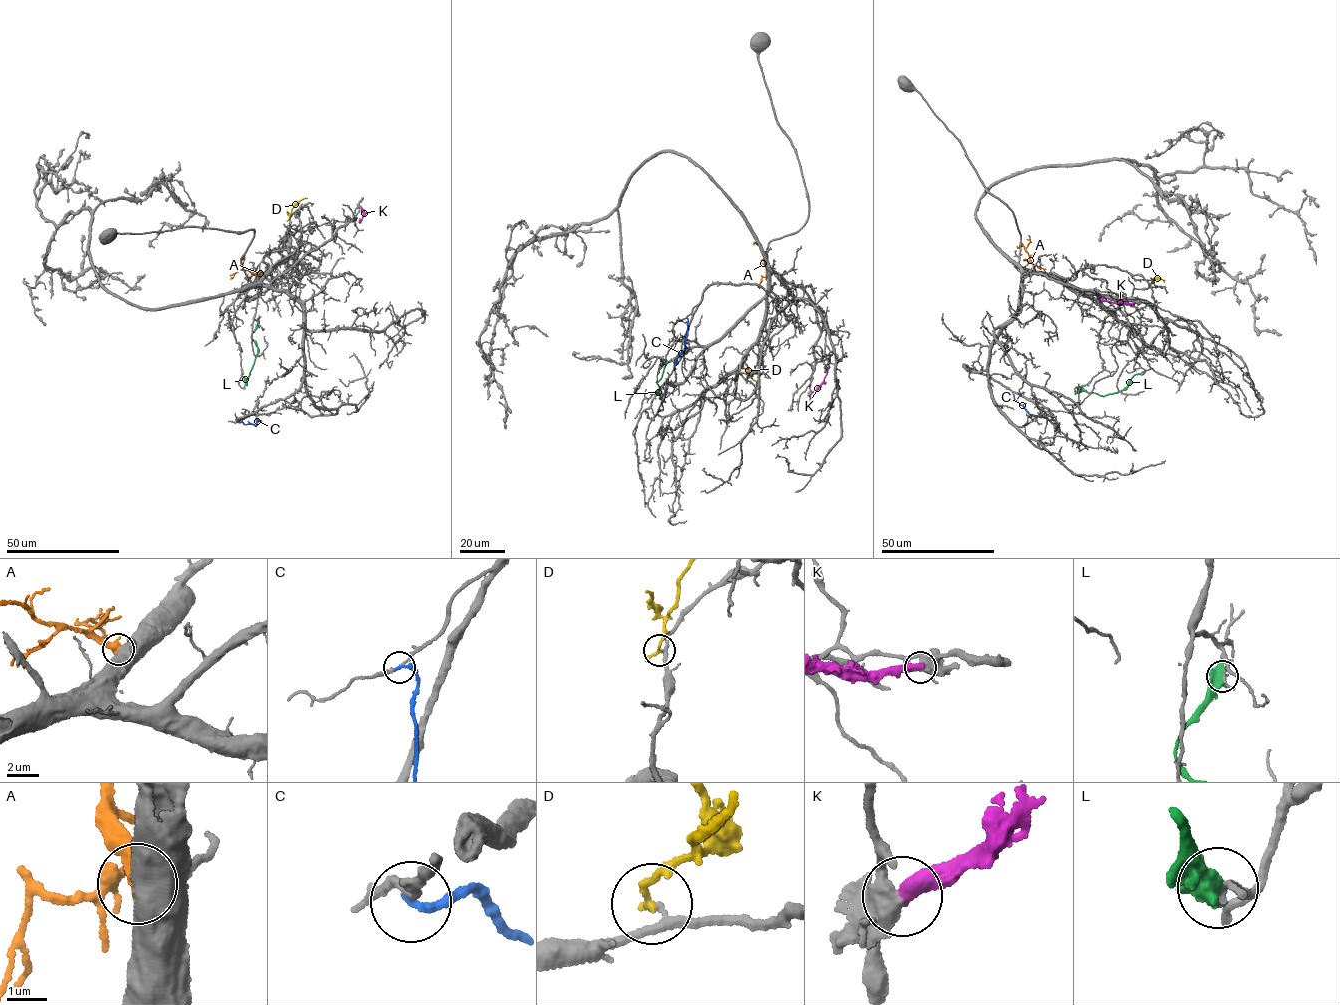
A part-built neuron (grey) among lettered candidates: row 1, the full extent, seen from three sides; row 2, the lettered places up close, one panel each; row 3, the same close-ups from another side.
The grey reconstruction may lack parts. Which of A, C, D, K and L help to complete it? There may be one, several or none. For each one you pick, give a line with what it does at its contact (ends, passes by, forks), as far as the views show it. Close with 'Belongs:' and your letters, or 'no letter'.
Belongs: no letter

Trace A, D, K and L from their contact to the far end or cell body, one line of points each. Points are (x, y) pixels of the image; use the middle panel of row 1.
A: (768, 276), (764, 254), (759, 245), (754, 245)
D: (740, 367), (747, 369), (756, 381)
K: (811, 392), (823, 381), (828, 367)
L: (662, 398), (657, 392), (660, 396), (657, 383), (667, 362)

